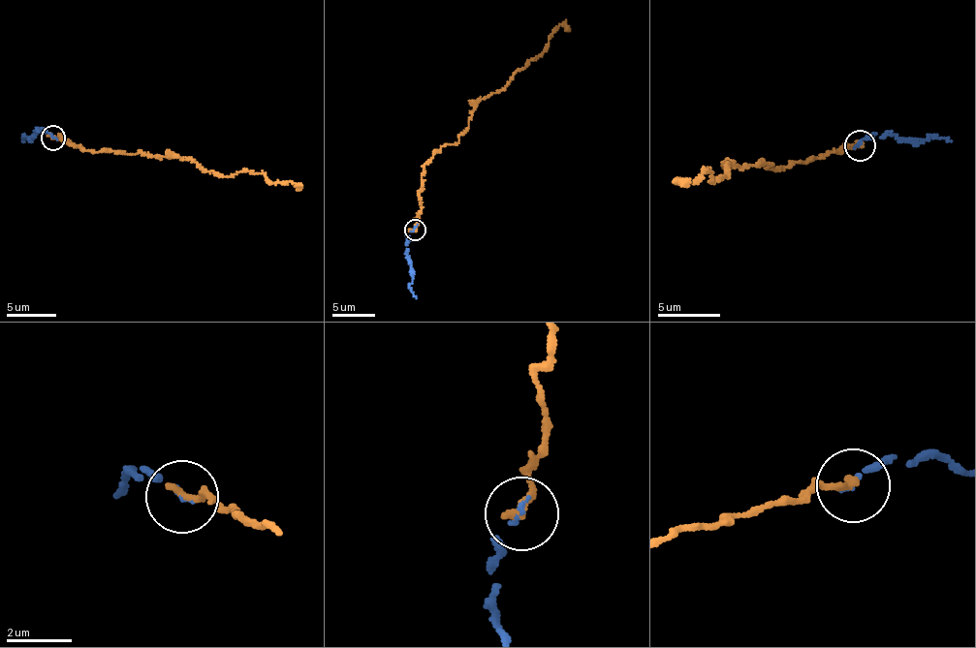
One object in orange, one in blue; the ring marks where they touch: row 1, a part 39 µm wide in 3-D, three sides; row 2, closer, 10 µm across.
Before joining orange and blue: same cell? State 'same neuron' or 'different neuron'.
same neuron

